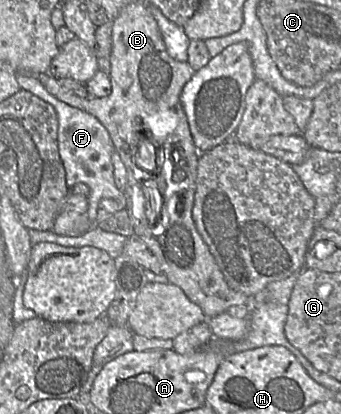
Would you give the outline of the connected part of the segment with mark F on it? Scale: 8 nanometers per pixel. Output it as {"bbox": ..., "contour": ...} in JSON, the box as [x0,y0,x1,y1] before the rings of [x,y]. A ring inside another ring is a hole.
{"bbox":[17,73,126,223],"contour":[[[21,73],[17,75],[17,82],[21,90],[26,90],[40,99],[52,105],[58,115],[58,147],[59,154],[66,171],[66,182],[71,188],[77,183],[88,185],[88,210],[86,214],[93,223],[97,221],[97,210],[99,202],[104,198],[116,199],[125,203],[126,198],[116,186],[114,178],[114,166],[112,156],[115,151],[111,136],[107,128],[93,115],[81,109],[72,107],[50,94],[37,75]]]}

